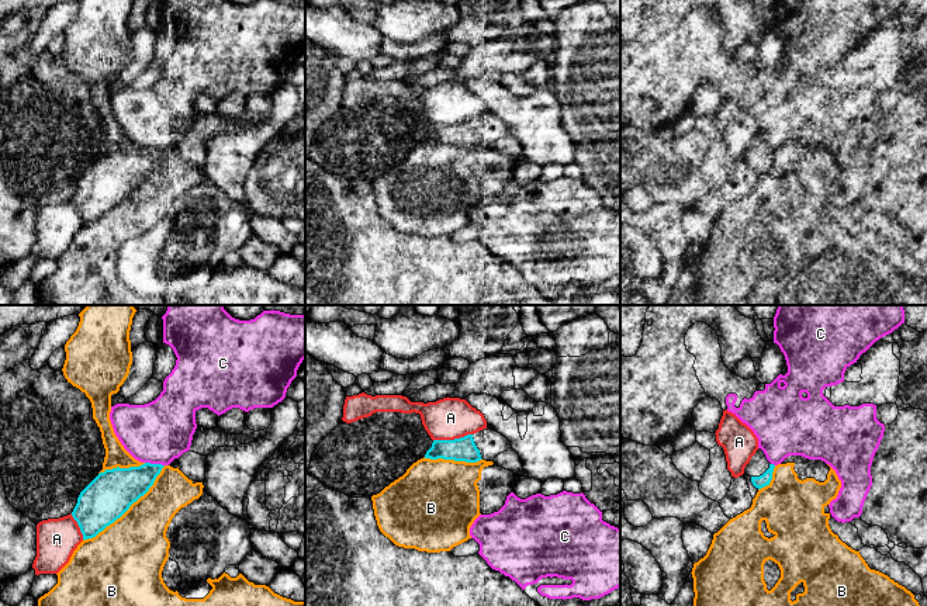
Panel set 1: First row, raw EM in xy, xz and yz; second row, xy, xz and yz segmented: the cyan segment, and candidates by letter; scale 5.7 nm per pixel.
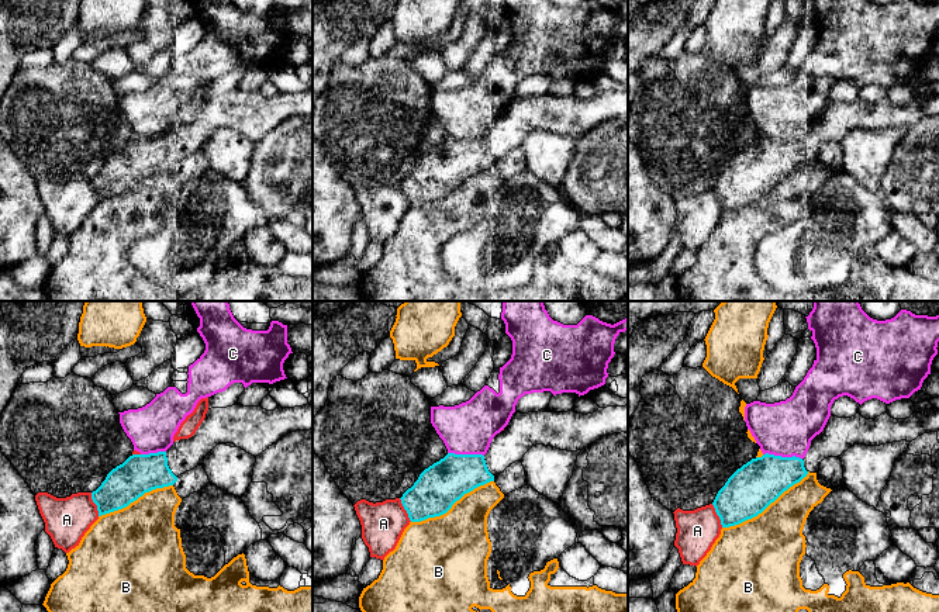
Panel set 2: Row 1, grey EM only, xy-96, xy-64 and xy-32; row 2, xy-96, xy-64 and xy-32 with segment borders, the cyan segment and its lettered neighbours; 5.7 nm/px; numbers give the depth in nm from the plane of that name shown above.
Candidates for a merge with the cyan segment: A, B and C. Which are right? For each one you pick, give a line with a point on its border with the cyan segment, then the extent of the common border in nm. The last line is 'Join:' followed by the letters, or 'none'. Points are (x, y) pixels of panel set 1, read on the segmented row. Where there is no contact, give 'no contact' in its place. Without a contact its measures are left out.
Join: none

